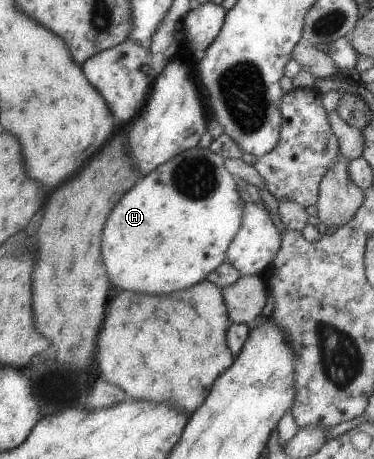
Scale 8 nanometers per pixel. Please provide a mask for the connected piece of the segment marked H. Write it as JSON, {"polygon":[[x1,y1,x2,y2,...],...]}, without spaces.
{"polygon":[[193,146,186,149,173,157,170,157,167,161,160,163,153,171,150,171,141,177,121,199,119,203,113,207,113,211,109,213,107,221,105,221,105,227,103,227,103,235,101,235,101,257,103,257,103,265,105,265,105,271,109,275,109,281,113,287,117,289,127,289,127,291,137,291,137,293,147,293,147,295,159,295,159,293,171,293,171,291,177,291,177,289,185,289,201,279,205,279,207,273,211,273,218,265,225,262,225,254,227,247,231,243,233,236,239,229,244,201,237,192,235,181,233,176,225,169,224,159,218,154,215,154,209,150,209,148,199,148,199,146]]}

